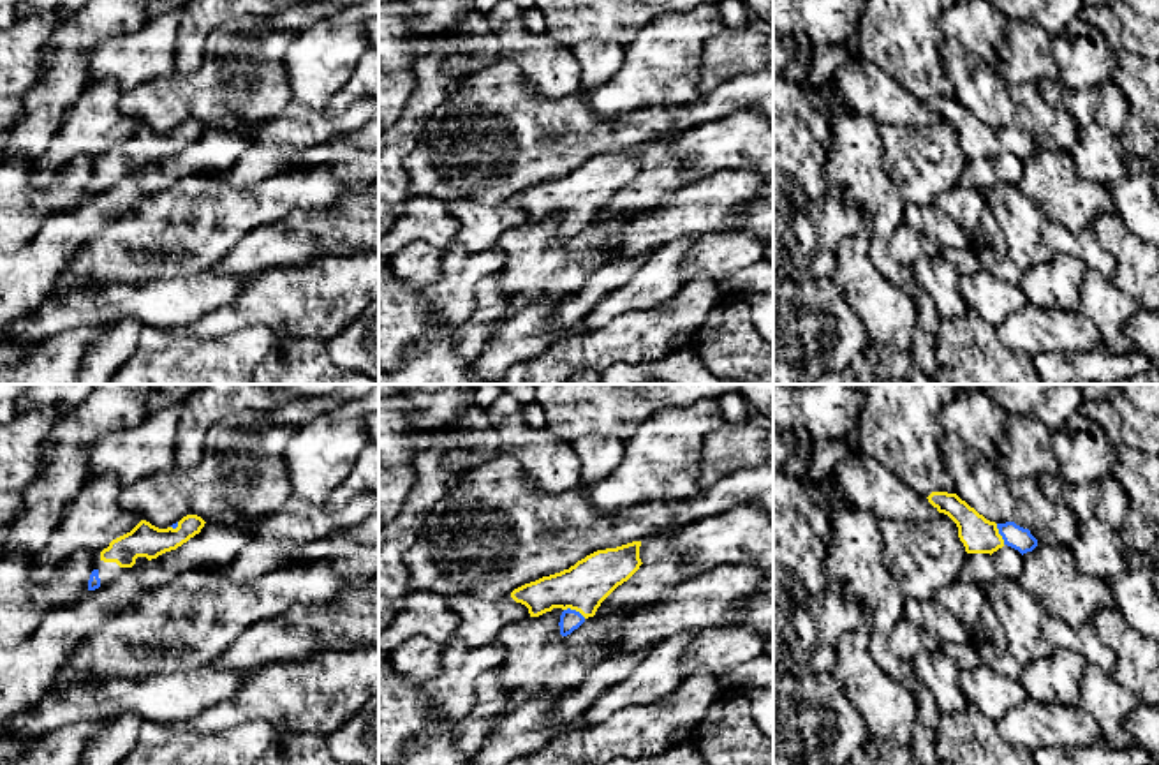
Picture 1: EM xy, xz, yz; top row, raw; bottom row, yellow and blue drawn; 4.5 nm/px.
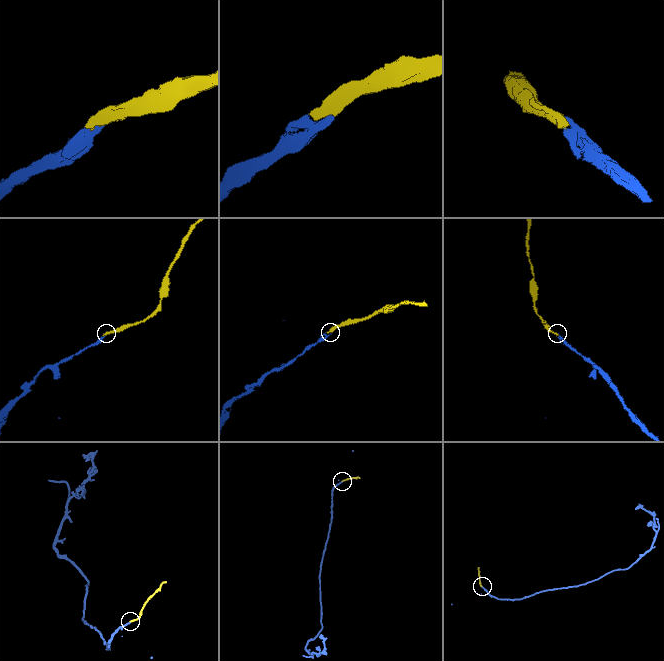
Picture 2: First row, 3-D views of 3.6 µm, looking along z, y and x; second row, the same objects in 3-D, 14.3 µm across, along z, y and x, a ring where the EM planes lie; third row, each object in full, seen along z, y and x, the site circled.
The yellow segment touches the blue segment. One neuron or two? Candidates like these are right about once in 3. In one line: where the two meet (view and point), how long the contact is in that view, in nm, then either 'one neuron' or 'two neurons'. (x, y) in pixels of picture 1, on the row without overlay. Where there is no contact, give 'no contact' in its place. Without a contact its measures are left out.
xz (575, 214) | 110 nm | one neuron

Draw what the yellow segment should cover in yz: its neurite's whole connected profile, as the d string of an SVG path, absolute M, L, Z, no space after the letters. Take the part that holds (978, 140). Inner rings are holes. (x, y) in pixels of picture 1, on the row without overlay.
M932 97L926 104L939 118L948 120L956 129L958 143L967 159L992 160L1008 150L1023 160L1037 152L1037 145L1029 134L1023 134L1015 127L990 127L956 99Z

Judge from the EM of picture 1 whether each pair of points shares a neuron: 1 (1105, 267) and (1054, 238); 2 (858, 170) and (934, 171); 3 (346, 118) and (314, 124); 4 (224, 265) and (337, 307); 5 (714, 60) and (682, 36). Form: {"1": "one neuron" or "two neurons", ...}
{"1": "one neuron", "2": "two neurons", "3": "one neuron", "4": "two neurons", "5": "two neurons"}

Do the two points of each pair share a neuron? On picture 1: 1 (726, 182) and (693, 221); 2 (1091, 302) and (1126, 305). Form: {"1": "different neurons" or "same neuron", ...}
{"1": "same neuron", "2": "same neuron"}

